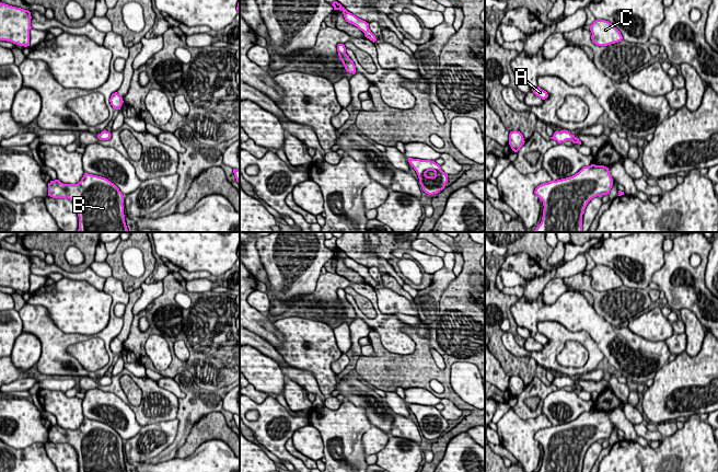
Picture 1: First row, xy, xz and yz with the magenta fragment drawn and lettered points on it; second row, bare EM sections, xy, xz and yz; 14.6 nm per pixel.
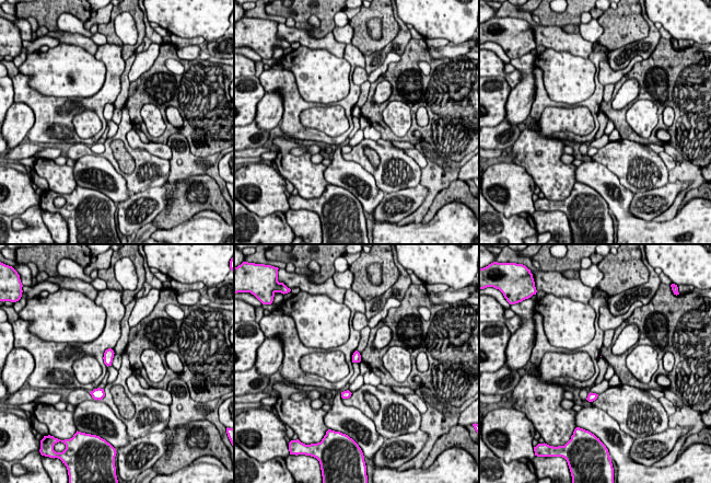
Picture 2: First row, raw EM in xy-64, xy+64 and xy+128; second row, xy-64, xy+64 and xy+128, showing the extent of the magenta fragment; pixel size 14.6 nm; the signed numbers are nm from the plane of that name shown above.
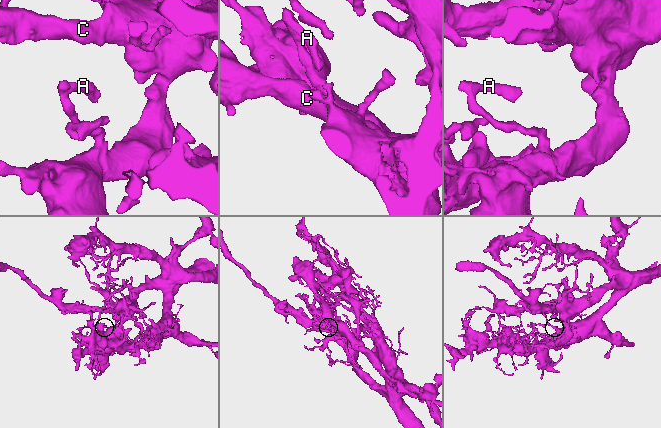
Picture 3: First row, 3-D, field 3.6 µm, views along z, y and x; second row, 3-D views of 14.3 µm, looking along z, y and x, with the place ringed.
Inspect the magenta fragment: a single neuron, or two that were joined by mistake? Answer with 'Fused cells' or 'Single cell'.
Single cell

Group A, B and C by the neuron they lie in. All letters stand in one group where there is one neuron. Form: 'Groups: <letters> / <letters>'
Groups: A B C

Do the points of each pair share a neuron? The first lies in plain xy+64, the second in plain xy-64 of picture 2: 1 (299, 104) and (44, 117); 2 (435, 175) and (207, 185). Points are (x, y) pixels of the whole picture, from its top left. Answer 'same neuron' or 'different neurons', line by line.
1: same neuron
2: different neurons

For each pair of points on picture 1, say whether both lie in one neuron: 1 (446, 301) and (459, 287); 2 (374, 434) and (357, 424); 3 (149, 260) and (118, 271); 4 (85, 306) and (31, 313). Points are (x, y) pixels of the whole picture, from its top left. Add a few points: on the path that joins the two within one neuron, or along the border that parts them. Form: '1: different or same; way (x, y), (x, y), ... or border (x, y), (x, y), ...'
1: same; way (448, 298), (455, 290)
2: different; border (372, 426), (362, 436), (362, 450), (366, 455)
3: same; way (148, 269), (139, 280), (128, 280)
4: different; border (26, 302), (42, 306), (64, 332)

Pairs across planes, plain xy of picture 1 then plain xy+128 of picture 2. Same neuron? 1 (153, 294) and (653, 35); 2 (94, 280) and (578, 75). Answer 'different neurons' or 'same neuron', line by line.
1: different neurons
2: different neurons

